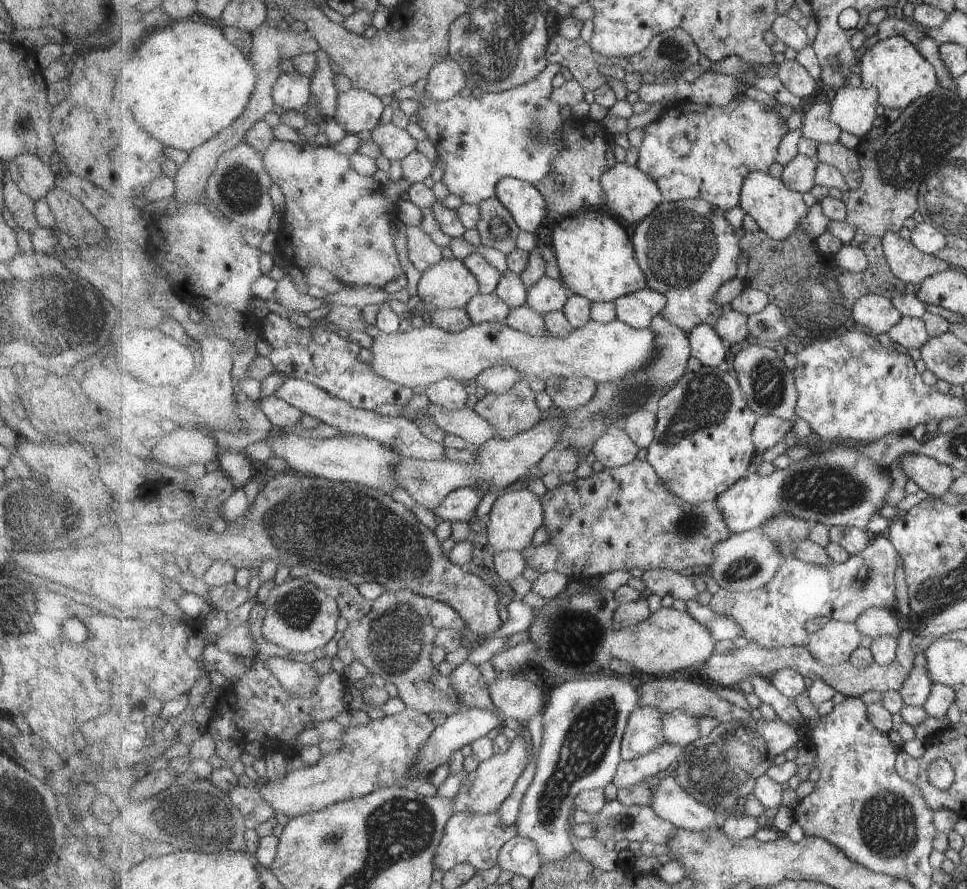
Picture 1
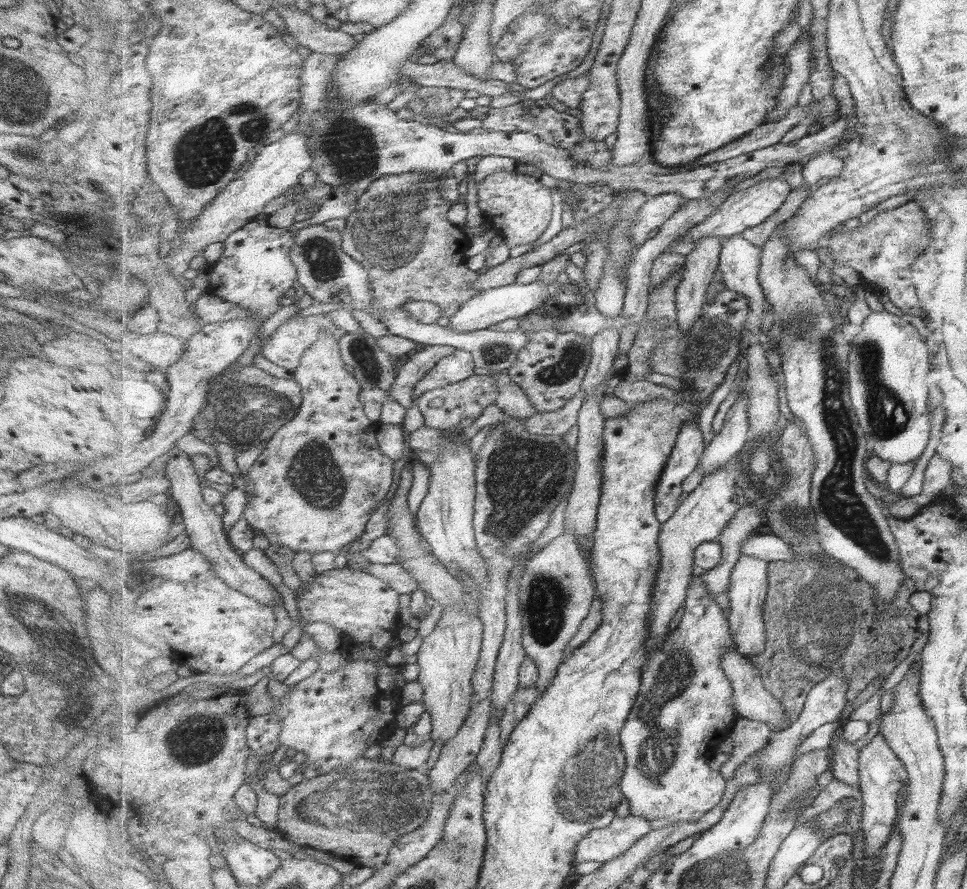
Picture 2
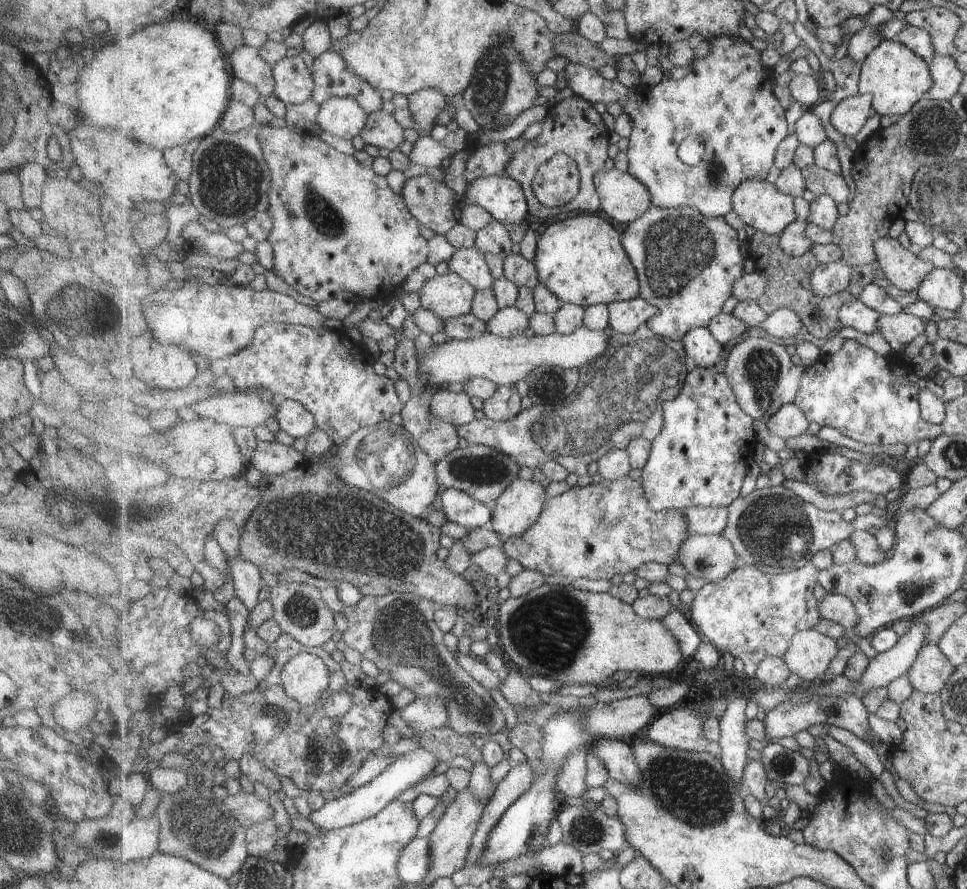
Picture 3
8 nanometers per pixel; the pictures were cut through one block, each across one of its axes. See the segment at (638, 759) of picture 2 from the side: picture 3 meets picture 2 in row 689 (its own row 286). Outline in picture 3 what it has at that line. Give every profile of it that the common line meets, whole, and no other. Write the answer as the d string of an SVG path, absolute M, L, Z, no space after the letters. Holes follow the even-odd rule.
M654 205L646 214L643 214L641 218L631 222L631 225L624 226L623 228L624 234L622 244L627 255L631 258L631 262L634 263L635 269L638 271L638 278L640 279L640 286L642 288L640 296L660 311L658 316L651 318L650 321L647 322L648 326L655 334L659 334L670 340L683 341L692 329L709 327L711 322L714 321L719 314L723 313L725 302L727 302L731 296L734 296L735 282L739 281L745 275L745 272L743 272L743 262L745 262L746 259L745 256L743 256L743 252L741 252L741 244L739 243L739 238L737 238L737 230L735 230L733 226L729 226L729 224L725 222L725 218L708 218L706 215L703 215L701 211L690 207L663 209L662 207Z

